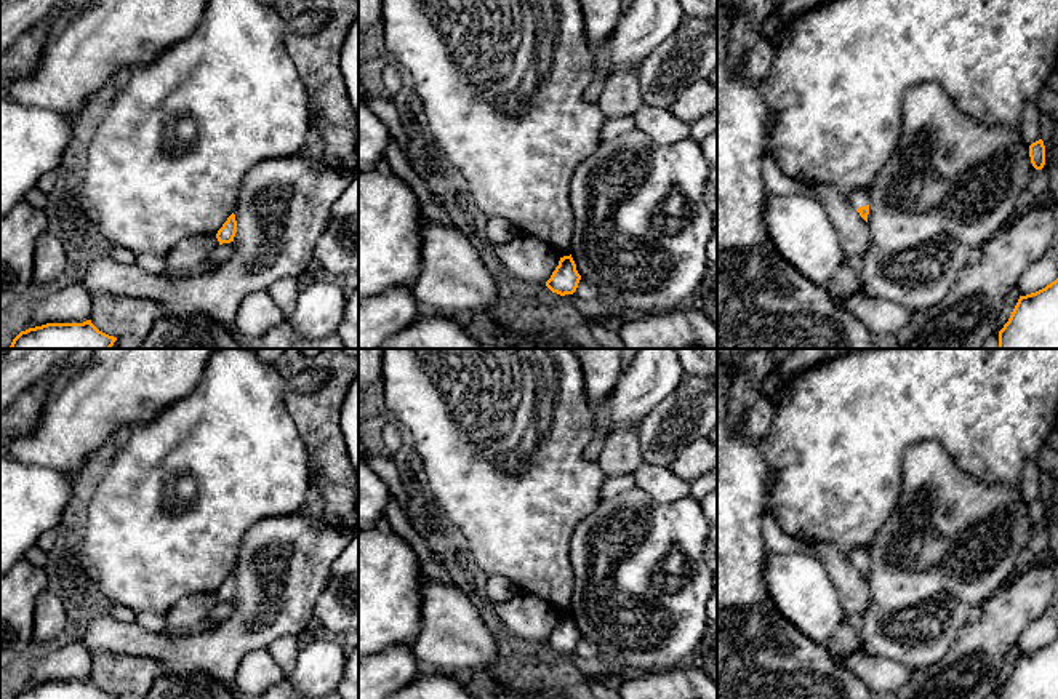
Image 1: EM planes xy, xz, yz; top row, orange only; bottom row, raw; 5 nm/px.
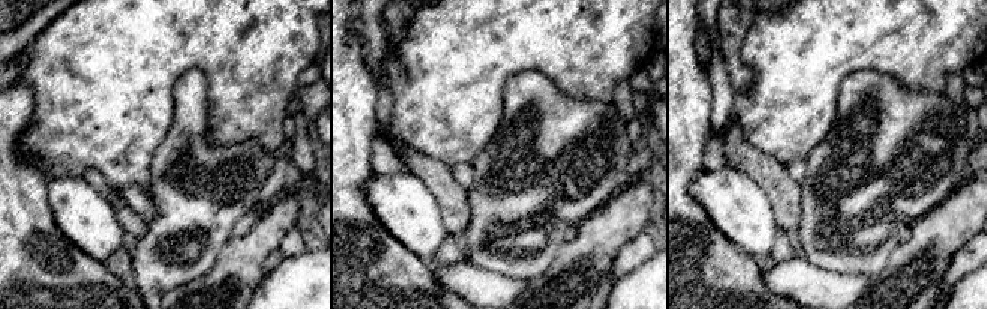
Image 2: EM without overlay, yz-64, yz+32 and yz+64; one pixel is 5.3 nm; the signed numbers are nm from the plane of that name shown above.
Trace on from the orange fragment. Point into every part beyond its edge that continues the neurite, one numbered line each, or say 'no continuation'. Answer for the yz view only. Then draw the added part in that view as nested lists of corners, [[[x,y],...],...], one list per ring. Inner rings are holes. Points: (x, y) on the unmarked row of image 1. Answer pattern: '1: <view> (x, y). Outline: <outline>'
1: yz (858, 557). Outline: [[[855,549],[850,555],[848,555],[850,561],[855,566],[861,566],[869,563],[869,550],[868,549]]]

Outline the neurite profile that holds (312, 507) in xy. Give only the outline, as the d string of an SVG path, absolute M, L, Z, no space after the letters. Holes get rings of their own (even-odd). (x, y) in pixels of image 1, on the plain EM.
M311 465L311 489L303 505L303 513L307 515L317 525L327 525L322 505L322 491L315 480L315 469Z

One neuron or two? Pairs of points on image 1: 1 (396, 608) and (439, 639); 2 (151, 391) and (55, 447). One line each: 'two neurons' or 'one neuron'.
1: two neurons
2: one neuron

